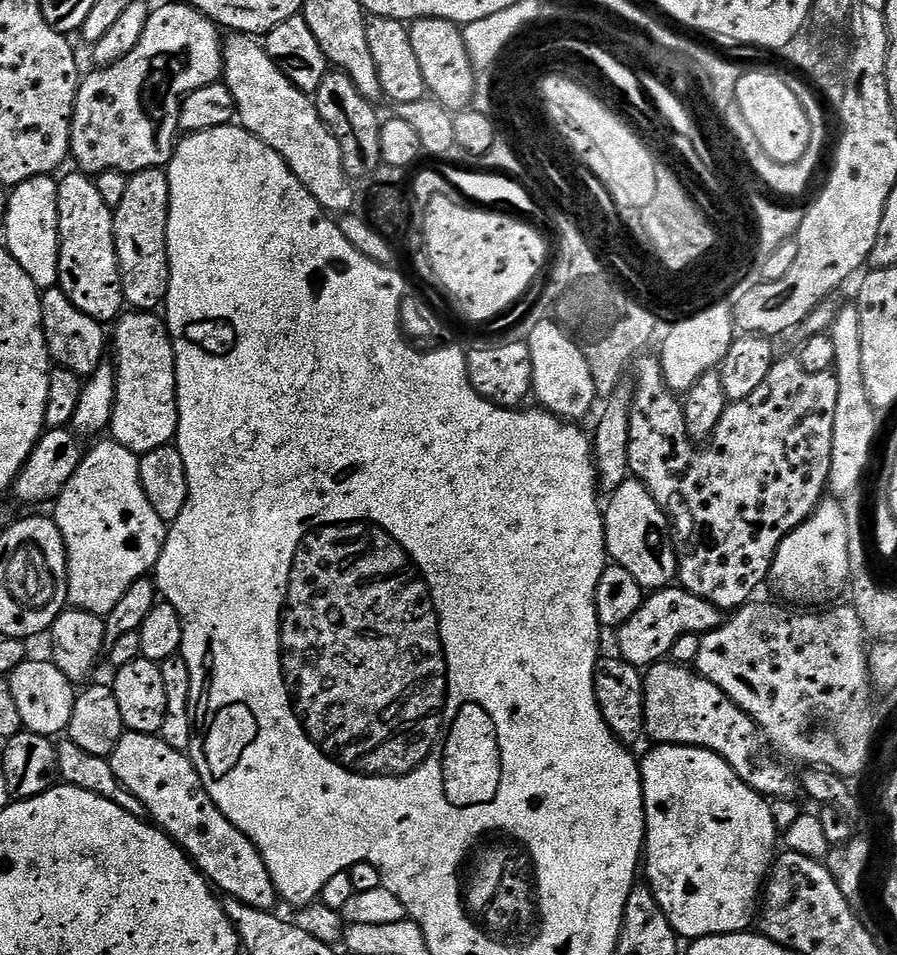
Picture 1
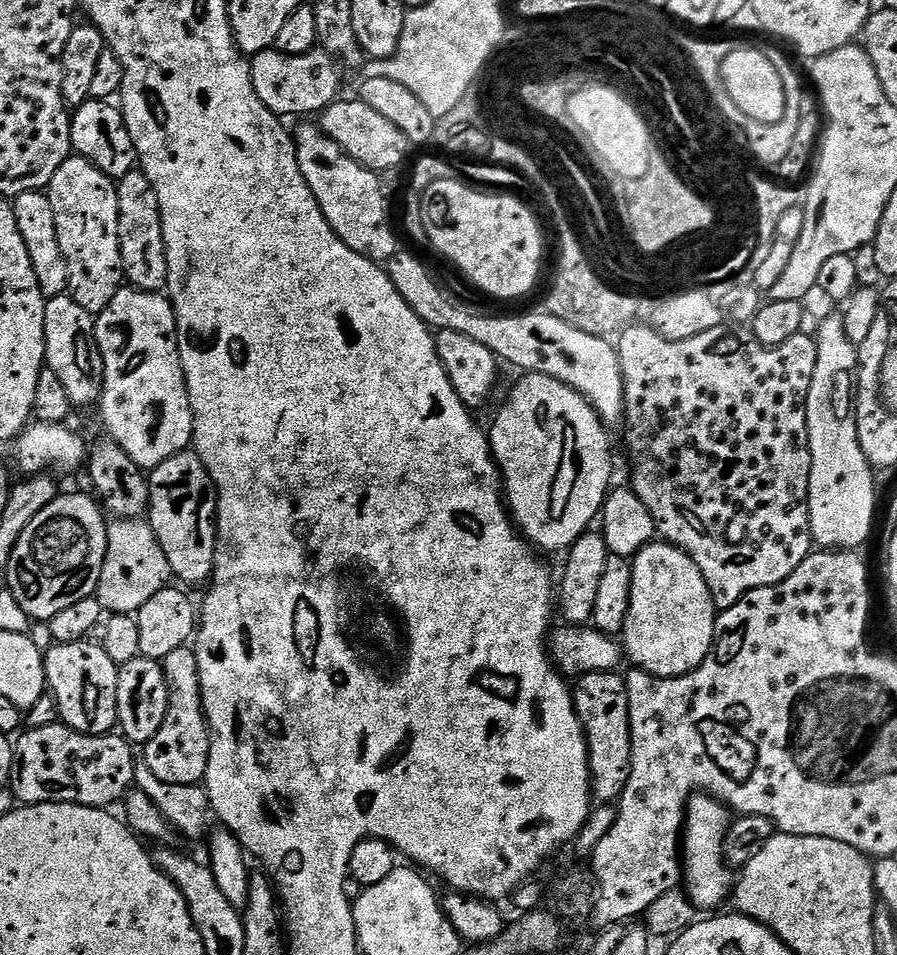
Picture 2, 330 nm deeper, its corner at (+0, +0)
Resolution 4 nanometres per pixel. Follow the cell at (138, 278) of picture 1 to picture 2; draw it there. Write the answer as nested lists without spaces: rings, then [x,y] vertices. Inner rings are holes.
[[[133,170],[119,177],[116,193],[118,194],[118,242],[122,250],[124,279],[131,287],[143,292],[163,293],[168,286],[168,263],[158,194],[154,194],[154,186],[150,186],[150,178],[146,178],[142,170]]]

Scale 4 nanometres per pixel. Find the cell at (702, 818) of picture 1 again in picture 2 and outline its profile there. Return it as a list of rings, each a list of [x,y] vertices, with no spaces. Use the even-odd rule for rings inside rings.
[[[697,794],[688,801],[682,833],[682,880],[685,885],[688,883],[688,899],[697,909],[727,905],[734,891],[734,872],[724,856],[724,843],[732,822],[728,805],[720,803],[715,796]]]

